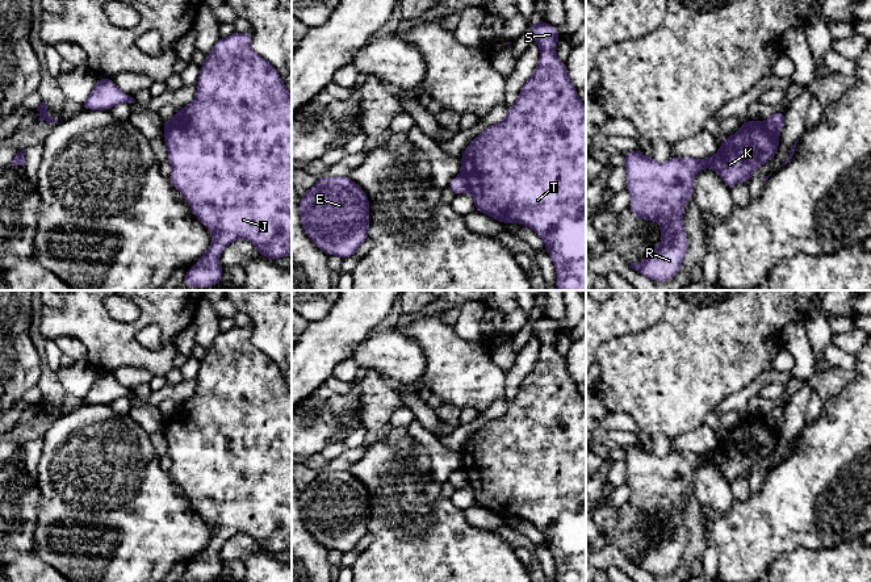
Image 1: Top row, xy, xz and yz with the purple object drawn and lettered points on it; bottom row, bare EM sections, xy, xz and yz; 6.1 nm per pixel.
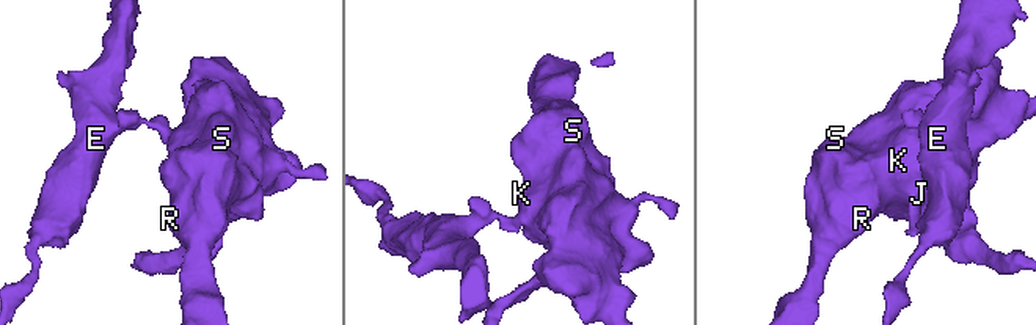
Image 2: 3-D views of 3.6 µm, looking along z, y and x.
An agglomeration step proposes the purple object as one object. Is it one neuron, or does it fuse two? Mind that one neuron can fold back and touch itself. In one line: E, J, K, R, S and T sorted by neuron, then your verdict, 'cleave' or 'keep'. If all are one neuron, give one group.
groups E / J K R S T; cleave

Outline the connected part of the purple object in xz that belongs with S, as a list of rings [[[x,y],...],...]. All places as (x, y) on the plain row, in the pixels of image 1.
[[[545,315],[532,318],[532,336],[540,340],[539,359],[499,418],[489,419],[461,449],[461,468],[474,493],[476,506],[502,518],[519,518],[532,523],[545,537],[557,566],[556,582],[586,582],[586,401],[568,367],[558,355],[558,323]]]

